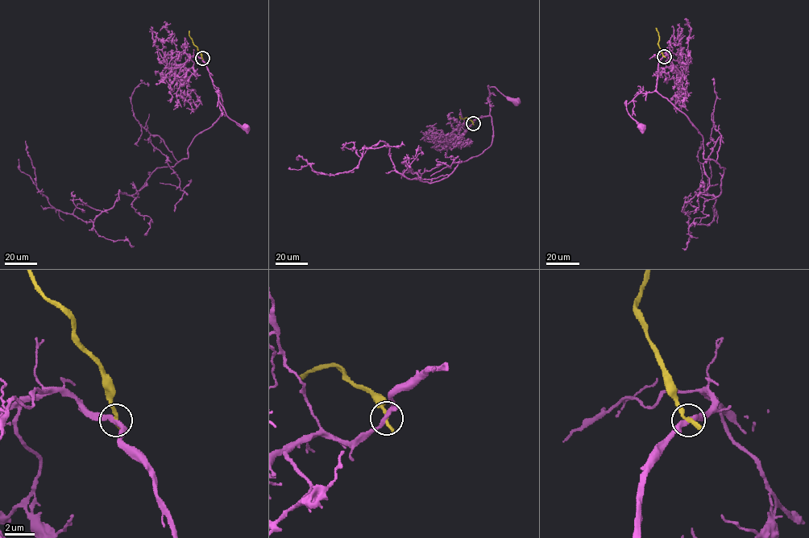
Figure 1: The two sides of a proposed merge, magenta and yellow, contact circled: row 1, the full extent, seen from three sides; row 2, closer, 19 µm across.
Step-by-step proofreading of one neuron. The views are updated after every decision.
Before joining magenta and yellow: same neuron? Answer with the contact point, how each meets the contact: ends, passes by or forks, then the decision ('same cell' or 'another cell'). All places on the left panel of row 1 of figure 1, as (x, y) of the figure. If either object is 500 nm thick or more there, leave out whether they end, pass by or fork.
(202, 58) | magenta passes by | yellow ends | another cell

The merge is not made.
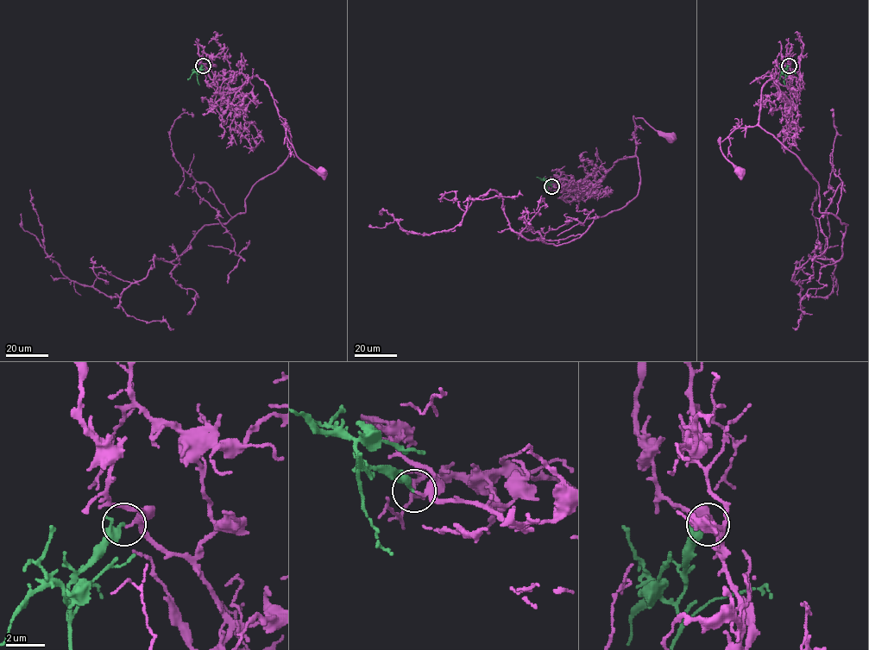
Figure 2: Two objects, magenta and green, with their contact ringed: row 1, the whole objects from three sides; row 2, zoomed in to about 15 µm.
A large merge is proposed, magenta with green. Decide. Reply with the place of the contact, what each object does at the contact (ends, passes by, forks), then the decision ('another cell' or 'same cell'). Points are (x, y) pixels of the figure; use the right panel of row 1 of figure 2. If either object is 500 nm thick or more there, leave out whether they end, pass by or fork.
at (789, 65); magenta passes by; green ends there; another cell

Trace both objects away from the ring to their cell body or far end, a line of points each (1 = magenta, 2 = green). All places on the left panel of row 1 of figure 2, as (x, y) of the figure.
1: (203, 65), (223, 78), (242, 73), (262, 79), (286, 126), (284, 142), (286, 138), (296, 154), (322, 171)
2: (203, 65), (187, 80)

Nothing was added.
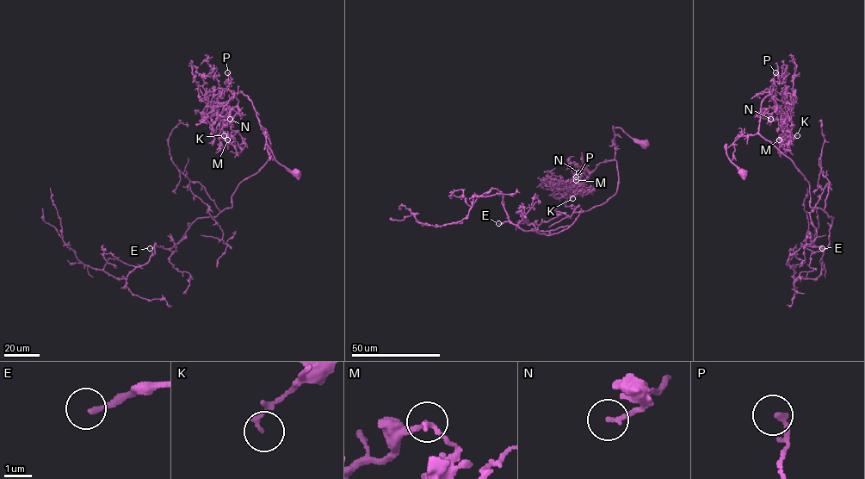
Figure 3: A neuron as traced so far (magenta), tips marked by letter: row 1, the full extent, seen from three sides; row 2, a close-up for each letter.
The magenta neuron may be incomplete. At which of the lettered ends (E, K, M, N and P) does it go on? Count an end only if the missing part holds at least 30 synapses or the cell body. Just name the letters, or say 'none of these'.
E

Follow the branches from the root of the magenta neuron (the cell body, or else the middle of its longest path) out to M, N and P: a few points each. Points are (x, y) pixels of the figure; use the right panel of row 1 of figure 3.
M: (743, 172), (725, 146), (757, 132), (761, 102), (769, 92), (784, 127), (779, 139)
N: (743, 172), (725, 145), (757, 132), (761, 102), (769, 92), (775, 103), (768, 108), (770, 119)
P: (743, 172), (725, 146), (757, 132), (761, 102), (772, 95), (775, 72)

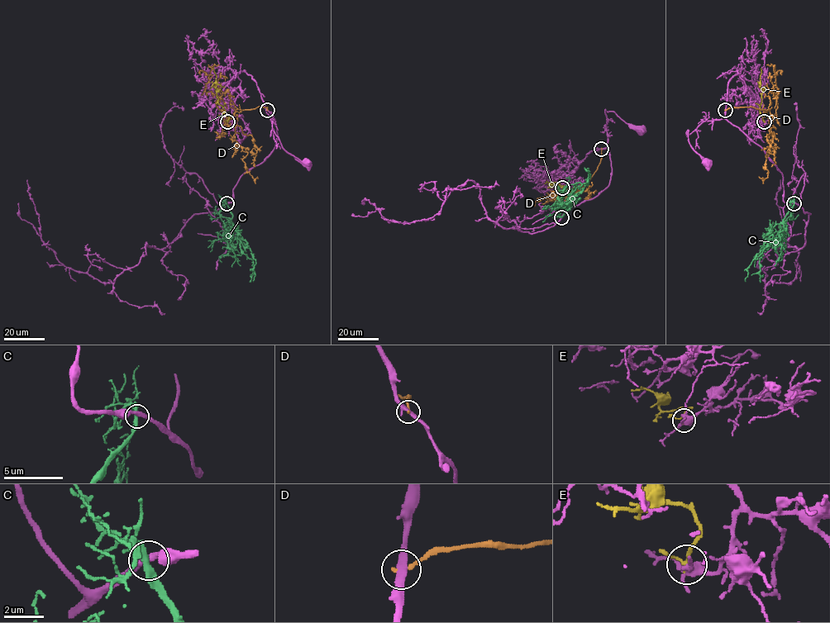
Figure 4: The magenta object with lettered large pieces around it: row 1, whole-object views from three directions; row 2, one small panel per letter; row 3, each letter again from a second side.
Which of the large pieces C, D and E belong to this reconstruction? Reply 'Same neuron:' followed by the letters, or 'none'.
Same neuron: none

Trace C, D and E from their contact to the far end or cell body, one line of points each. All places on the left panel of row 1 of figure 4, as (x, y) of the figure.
C: (226, 202), (234, 229), (245, 241), (255, 260), (253, 281)
D: (267, 110), (259, 107), (236, 109), (234, 117), (235, 140), (247, 153), (242, 160), (254, 178), (257, 177)
E: (227, 121), (229, 116), (223, 114), (225, 110), (218, 102), (213, 68)

